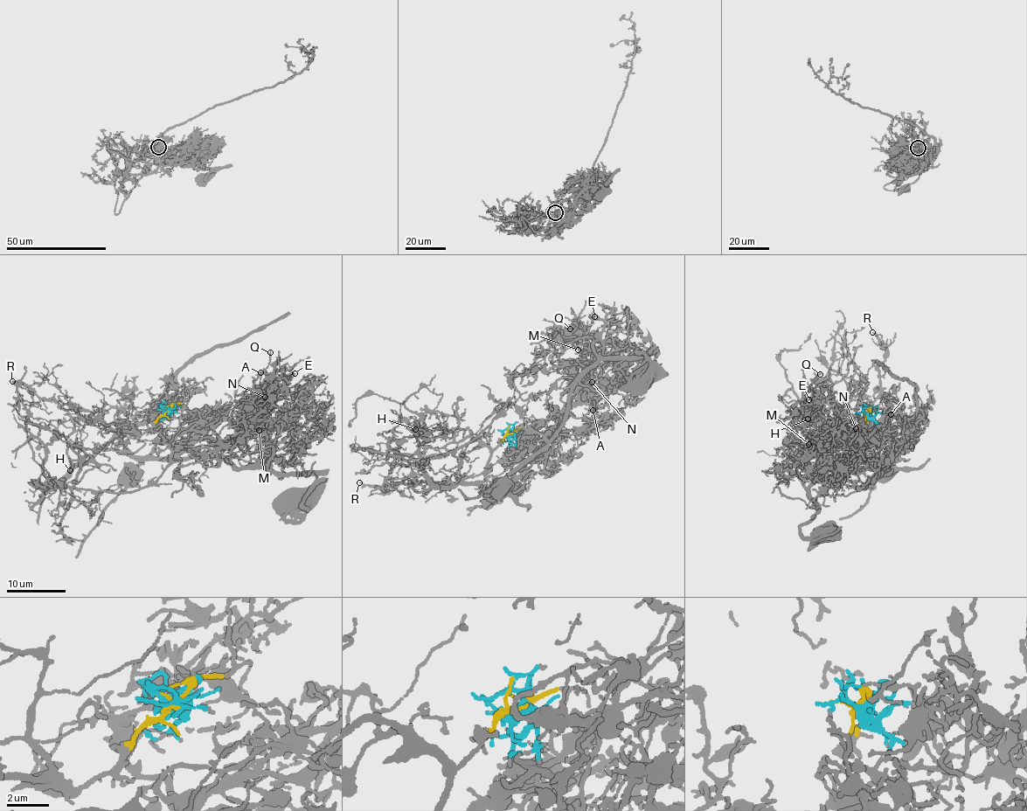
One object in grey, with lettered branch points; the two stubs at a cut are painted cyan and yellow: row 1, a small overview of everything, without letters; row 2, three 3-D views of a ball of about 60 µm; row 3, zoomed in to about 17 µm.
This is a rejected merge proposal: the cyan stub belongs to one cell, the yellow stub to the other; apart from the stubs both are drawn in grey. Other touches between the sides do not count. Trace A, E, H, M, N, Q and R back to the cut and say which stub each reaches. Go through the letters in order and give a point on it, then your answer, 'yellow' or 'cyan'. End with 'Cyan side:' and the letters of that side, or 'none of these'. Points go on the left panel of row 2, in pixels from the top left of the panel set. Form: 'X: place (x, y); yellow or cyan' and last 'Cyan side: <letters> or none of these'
A: place (260, 372); cyan
E: place (294, 373); cyan
H: place (70, 470); yellow
M: place (259, 430); cyan
N: place (265, 397); cyan
Q: place (270, 352); cyan
R: place (12, 381); yellow
Cyan side: A, E, M, N, Q

